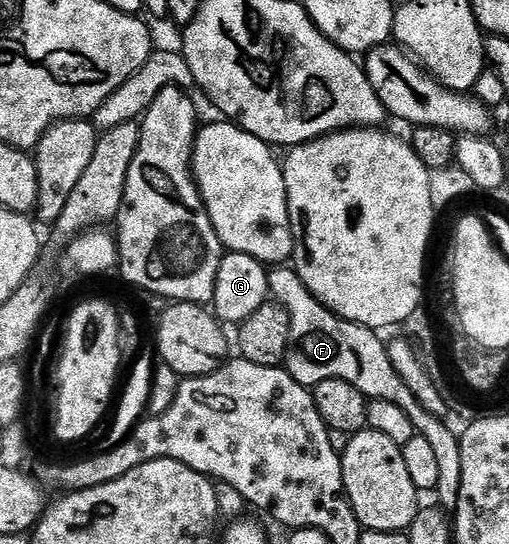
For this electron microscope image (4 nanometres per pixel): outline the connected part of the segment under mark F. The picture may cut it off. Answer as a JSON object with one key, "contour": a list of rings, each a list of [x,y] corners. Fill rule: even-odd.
{"contour":[[[279,264],[267,275],[267,289],[270,297],[289,312],[289,348],[285,369],[297,384],[314,388],[321,380],[345,380],[345,384],[353,384],[357,392],[361,392],[368,400],[389,400],[389,404],[397,404],[413,420],[416,434],[425,436],[433,447],[433,457],[437,460],[437,488],[434,497],[439,497],[438,505],[444,511],[454,512],[461,492],[461,448],[460,435],[454,434],[446,426],[444,419],[426,411],[418,402],[413,392],[406,387],[405,381],[393,368],[389,360],[388,343],[379,338],[376,331],[368,326],[353,324],[344,318],[338,318],[333,311],[325,308],[305,288],[294,268],[287,264]]]}

